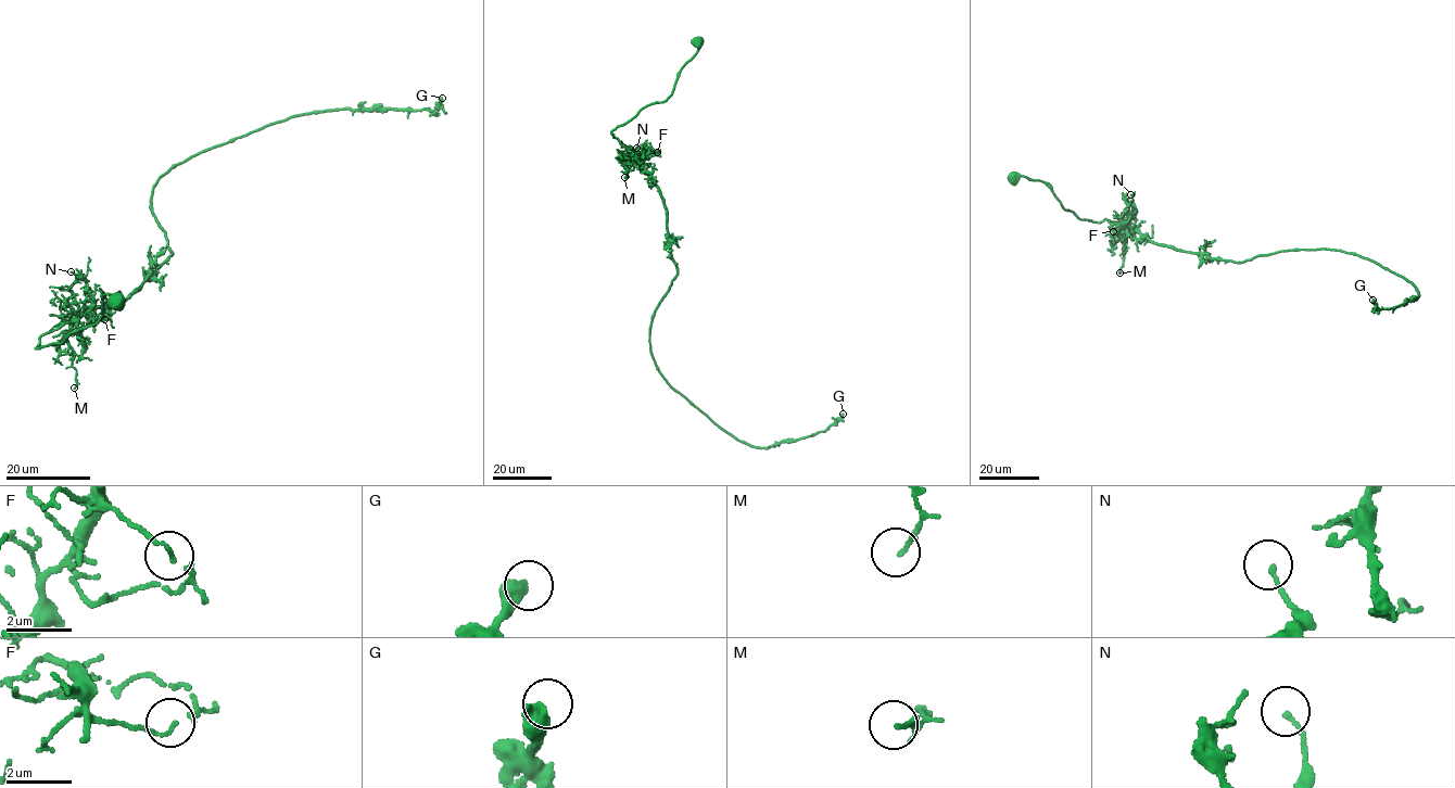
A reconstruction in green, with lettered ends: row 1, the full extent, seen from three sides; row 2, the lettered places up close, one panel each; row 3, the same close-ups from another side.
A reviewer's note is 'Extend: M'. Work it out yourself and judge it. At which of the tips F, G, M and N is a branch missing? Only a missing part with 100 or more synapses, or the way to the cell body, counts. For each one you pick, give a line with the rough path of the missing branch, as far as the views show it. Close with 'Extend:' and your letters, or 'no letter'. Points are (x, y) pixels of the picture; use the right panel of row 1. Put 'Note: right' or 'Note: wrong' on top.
Note: wrong
Extend: no letter

